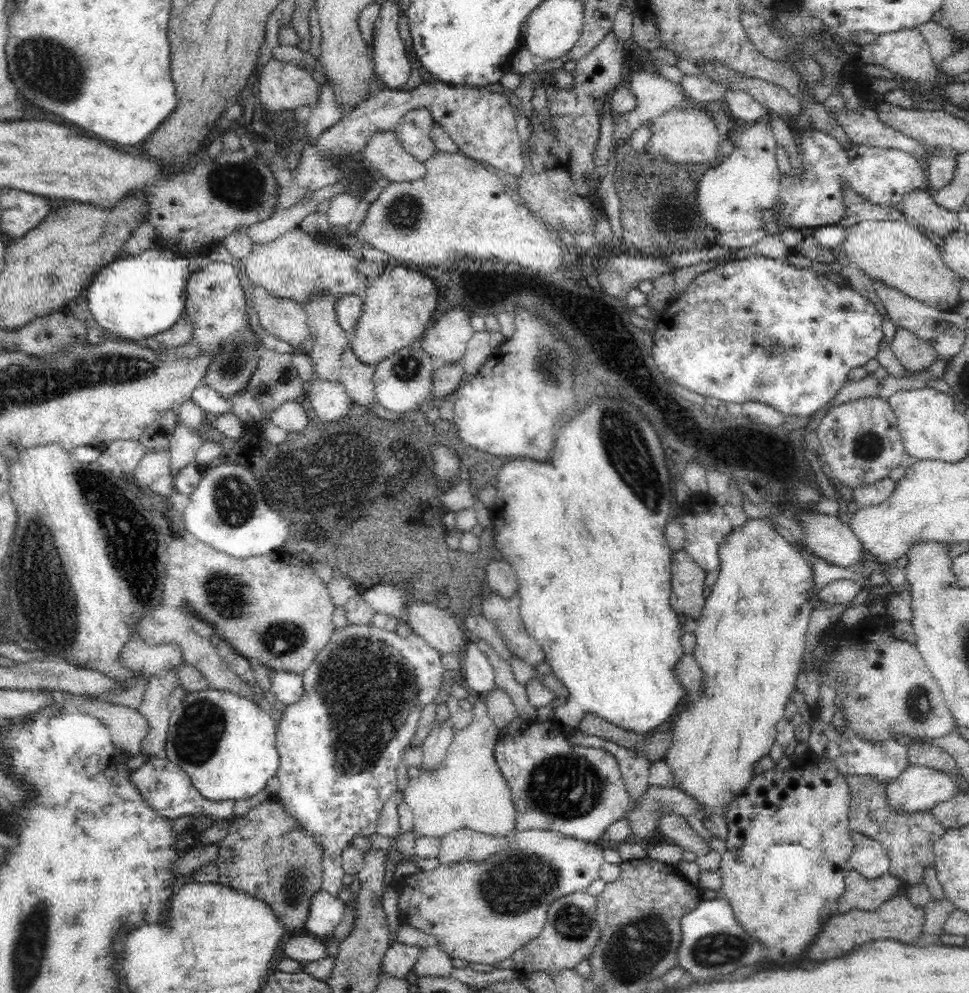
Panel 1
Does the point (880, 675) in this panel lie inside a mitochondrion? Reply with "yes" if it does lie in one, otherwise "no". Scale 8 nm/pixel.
no

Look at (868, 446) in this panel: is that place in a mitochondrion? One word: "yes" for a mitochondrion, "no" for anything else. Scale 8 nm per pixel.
yes

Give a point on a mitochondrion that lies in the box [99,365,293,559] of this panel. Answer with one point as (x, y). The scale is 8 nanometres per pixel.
(235, 499)

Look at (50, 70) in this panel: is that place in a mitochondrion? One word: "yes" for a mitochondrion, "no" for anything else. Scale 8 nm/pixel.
yes

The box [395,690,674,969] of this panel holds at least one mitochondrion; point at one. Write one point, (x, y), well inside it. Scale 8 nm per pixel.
(565, 785)

